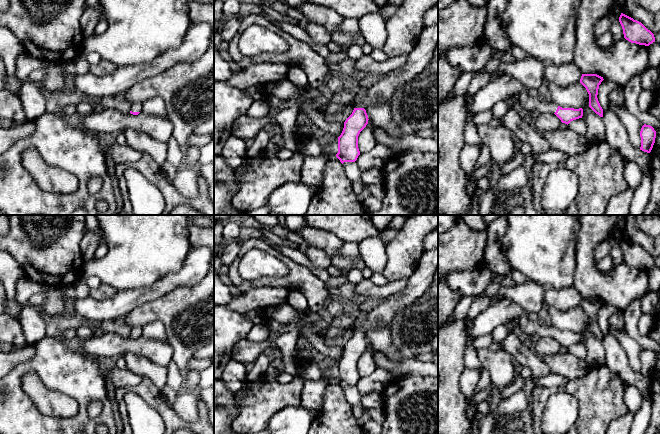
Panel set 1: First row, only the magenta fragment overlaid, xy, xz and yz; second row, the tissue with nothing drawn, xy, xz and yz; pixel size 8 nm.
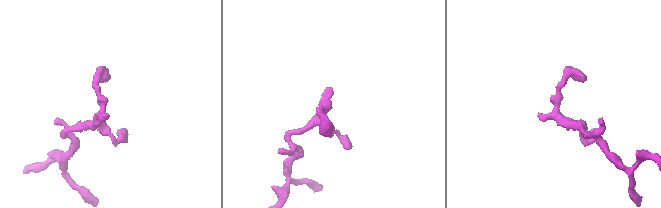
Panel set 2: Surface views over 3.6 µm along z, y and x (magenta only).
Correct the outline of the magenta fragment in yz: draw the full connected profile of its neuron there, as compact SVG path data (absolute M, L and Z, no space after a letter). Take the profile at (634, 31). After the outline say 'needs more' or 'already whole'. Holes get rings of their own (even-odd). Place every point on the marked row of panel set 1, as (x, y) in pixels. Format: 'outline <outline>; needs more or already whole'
outline M621 13L619 22L623 29L624 38L631 43L649 46L655 42L654 34L641 22Z; already whole

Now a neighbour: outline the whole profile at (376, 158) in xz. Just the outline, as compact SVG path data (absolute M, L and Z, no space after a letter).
M376 144L371 151L360 153L355 162L361 172L372 168L383 168L391 159L392 152L393 151L389 146Z

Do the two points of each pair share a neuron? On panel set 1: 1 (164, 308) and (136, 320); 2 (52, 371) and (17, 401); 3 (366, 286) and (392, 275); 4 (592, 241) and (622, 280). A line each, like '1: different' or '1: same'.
1: same
2: same
3: different
4: same

